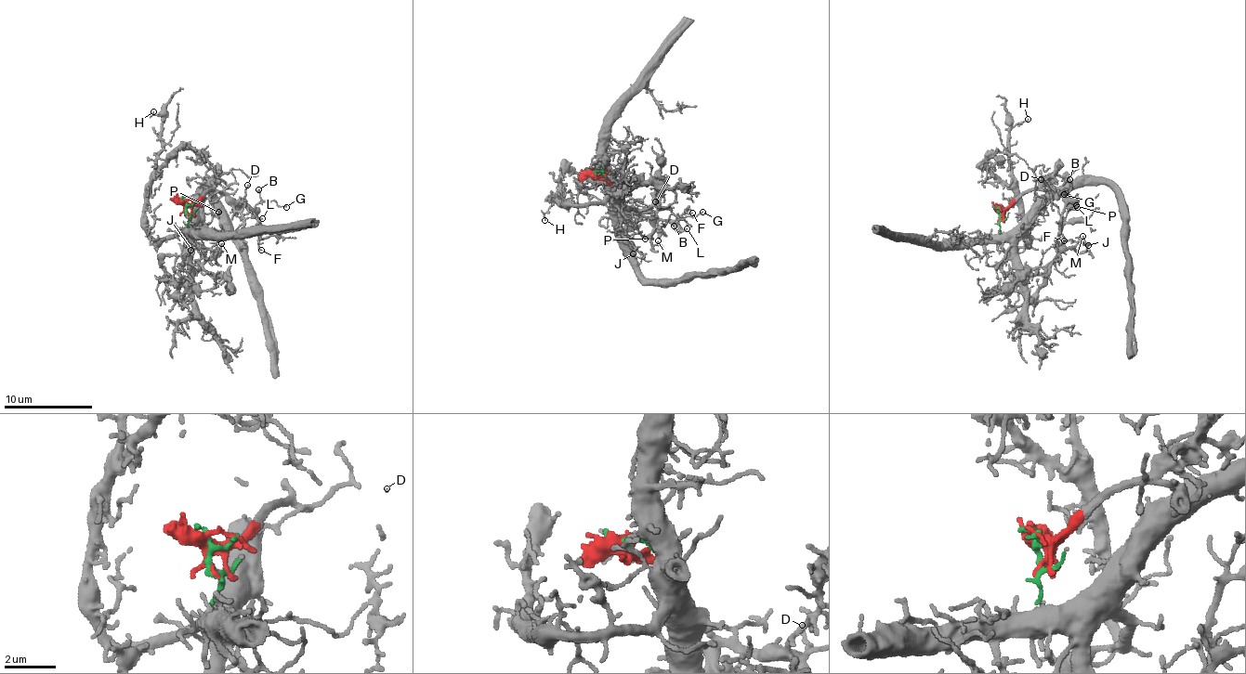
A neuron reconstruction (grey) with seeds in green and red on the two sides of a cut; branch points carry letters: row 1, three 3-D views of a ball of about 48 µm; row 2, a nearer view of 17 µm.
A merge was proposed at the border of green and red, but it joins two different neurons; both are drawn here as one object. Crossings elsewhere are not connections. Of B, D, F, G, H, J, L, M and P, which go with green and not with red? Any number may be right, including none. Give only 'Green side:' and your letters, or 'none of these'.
Green side: H, J, M, P

